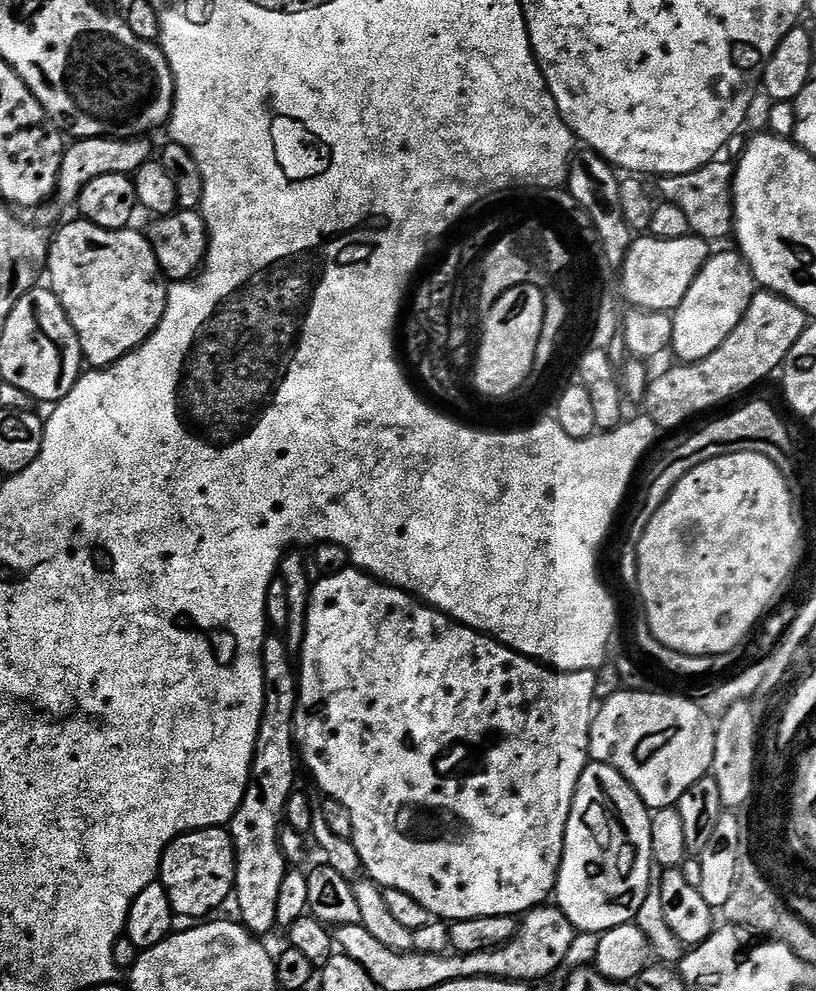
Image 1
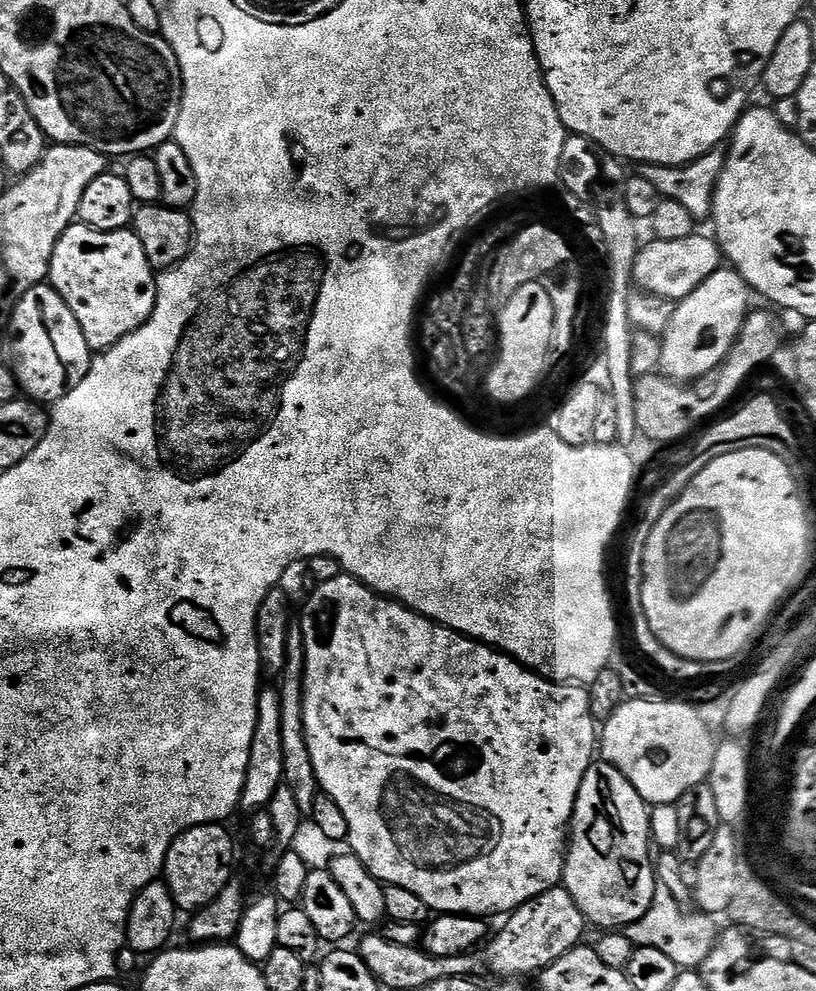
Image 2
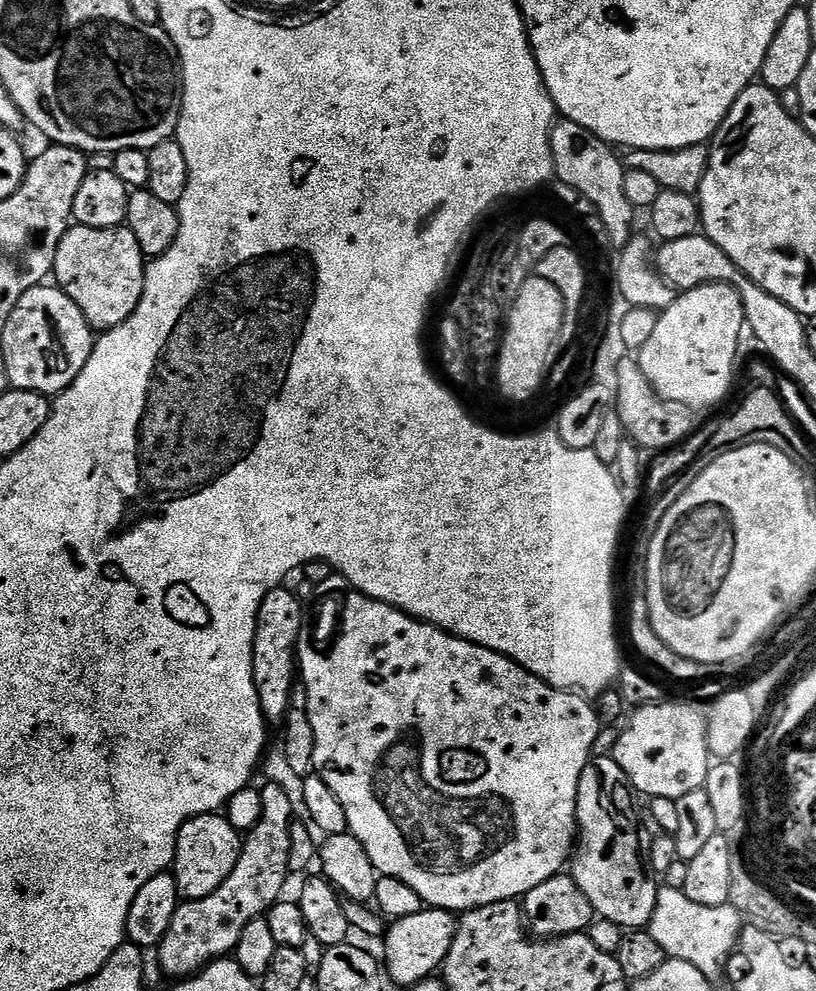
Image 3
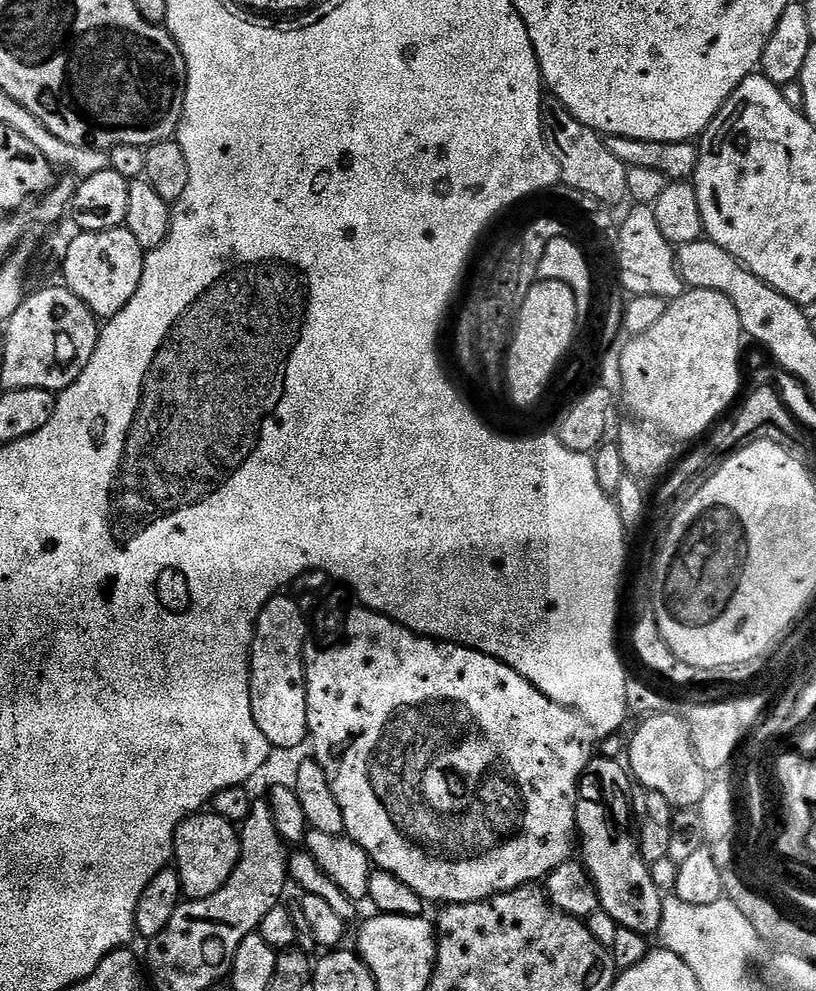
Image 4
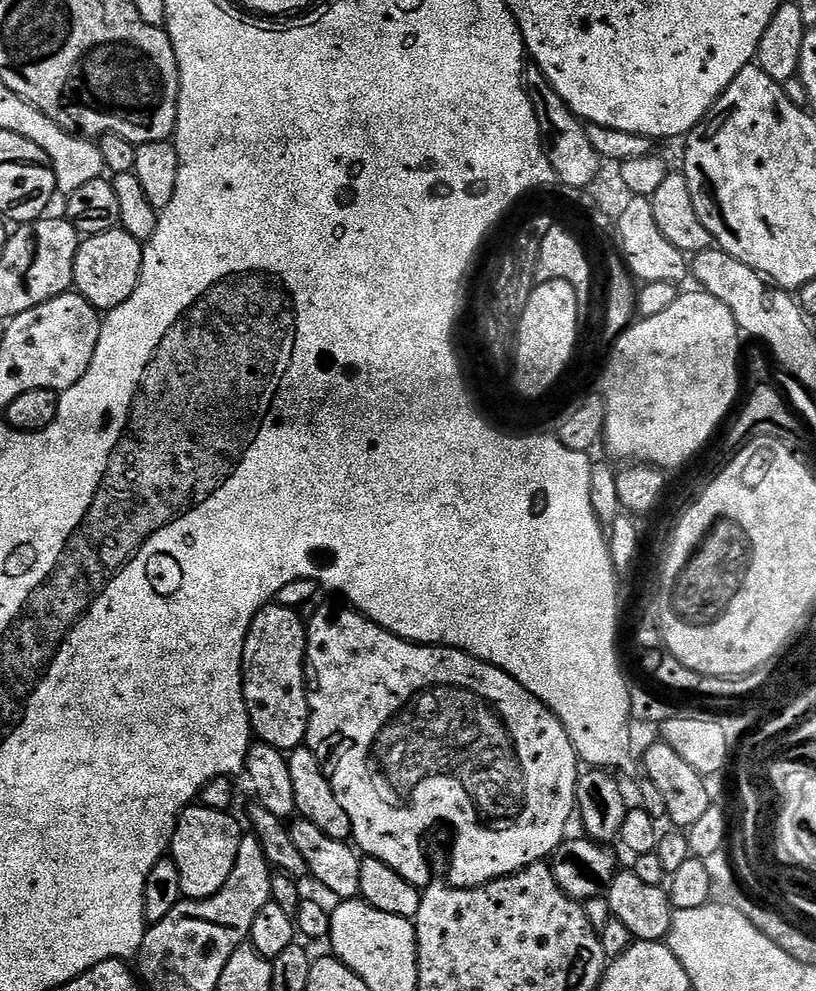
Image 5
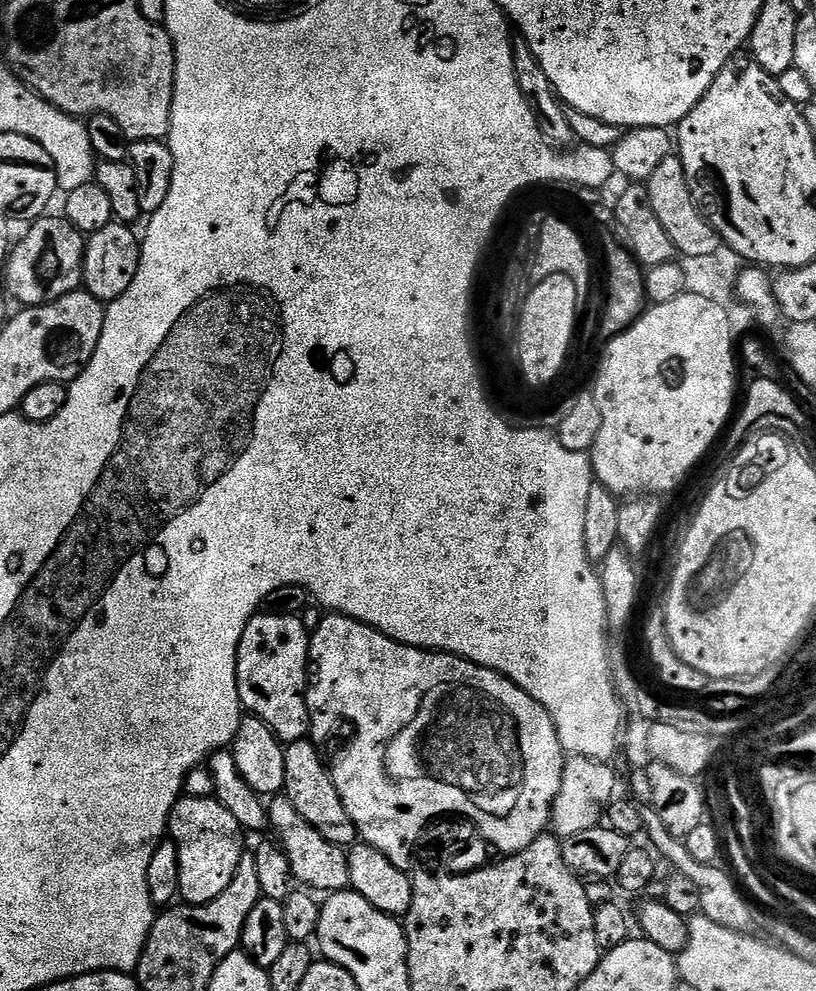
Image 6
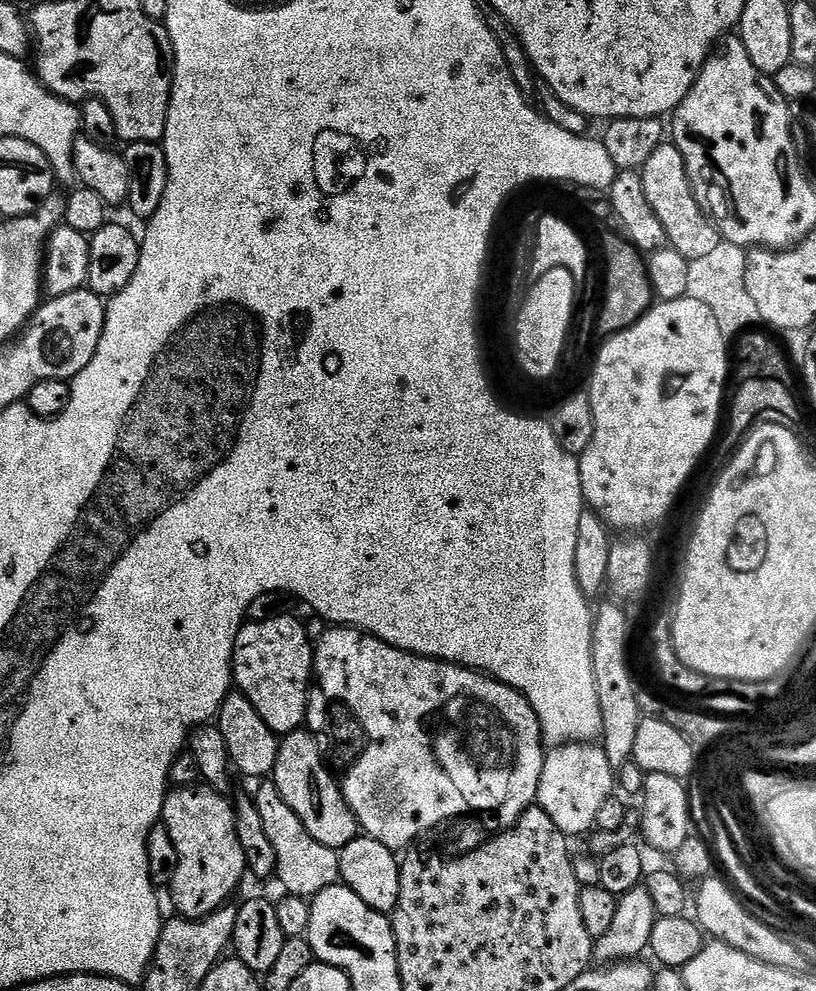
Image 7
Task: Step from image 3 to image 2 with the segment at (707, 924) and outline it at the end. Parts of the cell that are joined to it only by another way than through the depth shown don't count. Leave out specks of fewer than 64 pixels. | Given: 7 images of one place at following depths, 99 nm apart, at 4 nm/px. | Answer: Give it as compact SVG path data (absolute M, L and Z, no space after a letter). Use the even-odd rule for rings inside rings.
M657 883L654 890L654 902L650 902L650 910L642 914L638 922L623 929L626 938L630 938L633 946L654 946L654 950L663 950L667 956L682 970L696 970L703 965L704 960L714 950L718 939L718 927L711 915L699 910L691 910L680 904L666 890L666 886Z

